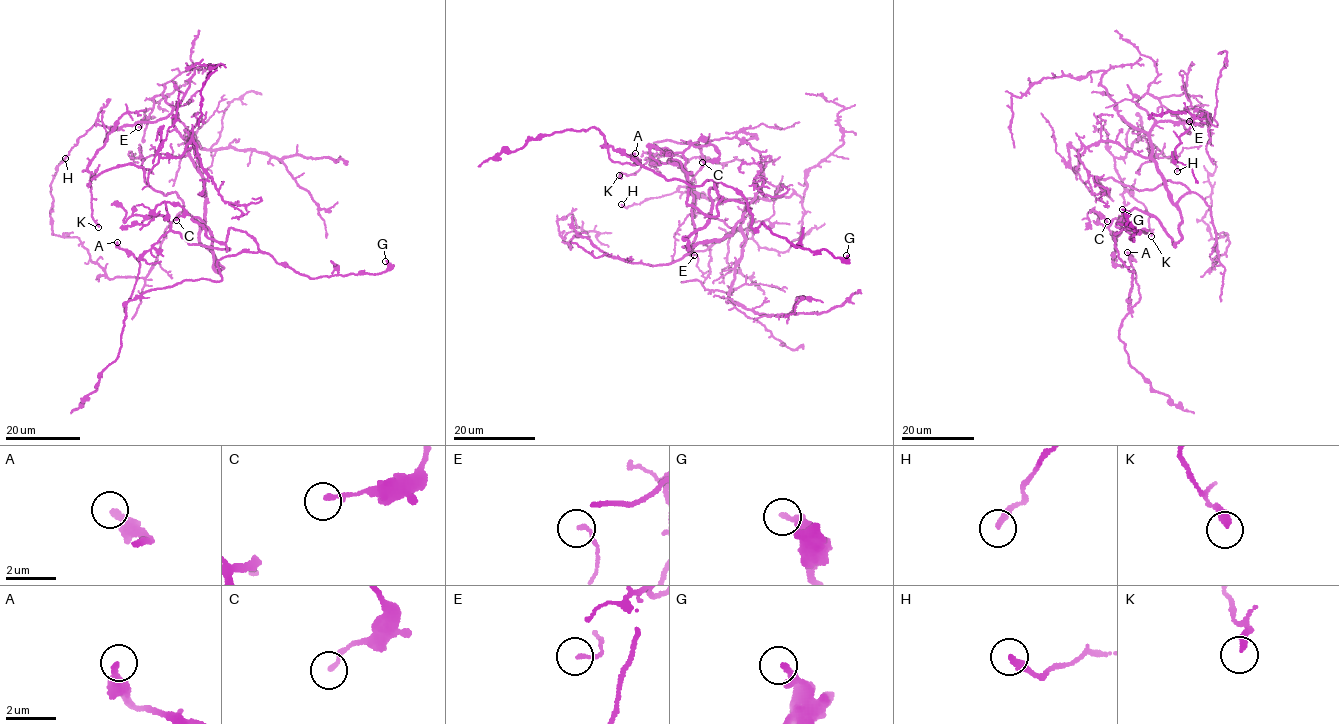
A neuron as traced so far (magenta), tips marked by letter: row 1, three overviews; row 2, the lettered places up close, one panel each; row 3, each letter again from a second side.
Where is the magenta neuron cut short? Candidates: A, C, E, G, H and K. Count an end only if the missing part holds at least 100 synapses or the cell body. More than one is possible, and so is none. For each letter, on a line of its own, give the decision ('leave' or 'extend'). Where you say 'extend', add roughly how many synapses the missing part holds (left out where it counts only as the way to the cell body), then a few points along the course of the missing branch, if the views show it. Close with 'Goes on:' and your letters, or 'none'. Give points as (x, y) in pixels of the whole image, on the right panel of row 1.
A: leave
C: leave
E: leave
G: leave
H: leave
K: leave
Goes on: none

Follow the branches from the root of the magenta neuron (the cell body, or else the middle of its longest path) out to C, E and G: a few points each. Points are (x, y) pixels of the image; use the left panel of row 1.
C: (208, 229), (193, 217), (228, 250), (190, 244), (165, 216), (153, 219), (154, 209), (178, 204), (176, 220)
E: (208, 229), (221, 269), (199, 241), (206, 198), (187, 128), (162, 94), (138, 127)
G: (208, 229), (193, 217), (209, 238), (224, 242), (229, 228), (240, 230), (311, 278), (379, 274), (385, 261)

